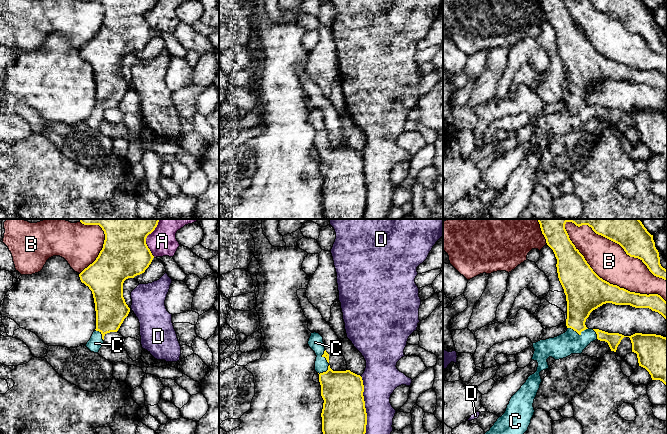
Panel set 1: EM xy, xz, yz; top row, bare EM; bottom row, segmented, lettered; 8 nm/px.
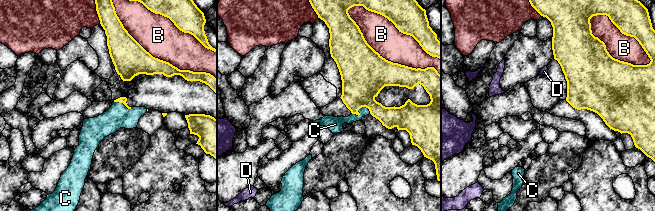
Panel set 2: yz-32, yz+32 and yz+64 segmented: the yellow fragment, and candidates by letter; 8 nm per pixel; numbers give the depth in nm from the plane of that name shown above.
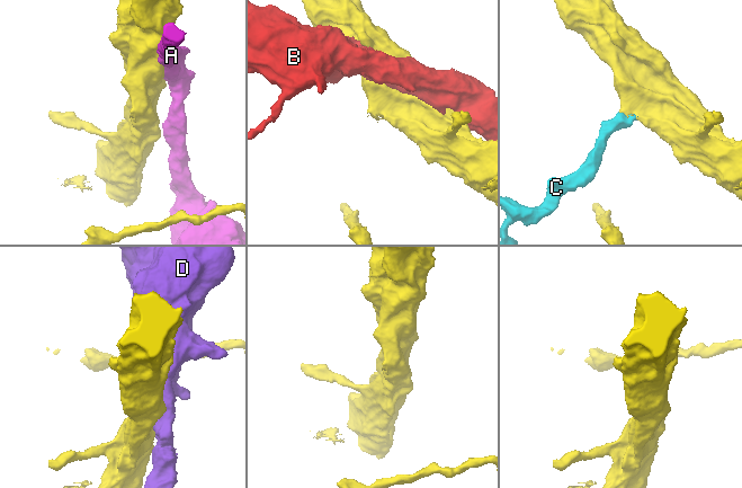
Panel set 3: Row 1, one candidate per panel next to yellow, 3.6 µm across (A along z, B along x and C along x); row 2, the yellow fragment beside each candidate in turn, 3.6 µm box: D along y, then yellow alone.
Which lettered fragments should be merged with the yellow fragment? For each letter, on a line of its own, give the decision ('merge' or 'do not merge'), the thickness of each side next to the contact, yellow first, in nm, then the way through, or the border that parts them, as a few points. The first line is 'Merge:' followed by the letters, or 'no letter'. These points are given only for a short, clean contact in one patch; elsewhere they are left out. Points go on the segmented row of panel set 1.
Merge: C
A: do not merge; calibres 420 and 220 nm
B: do not merge; calibres 320 and 300 nm
C: merge; calibres 220 and 190 nm; way yz (581, 302), (578, 309), (578, 333), (570, 342)
D: do not merge; calibres 340 and 280 nm

